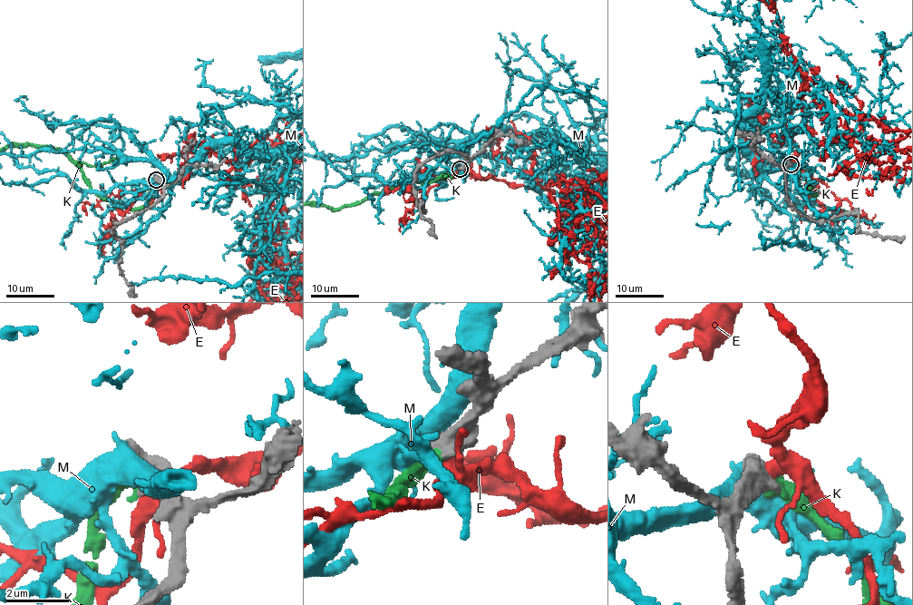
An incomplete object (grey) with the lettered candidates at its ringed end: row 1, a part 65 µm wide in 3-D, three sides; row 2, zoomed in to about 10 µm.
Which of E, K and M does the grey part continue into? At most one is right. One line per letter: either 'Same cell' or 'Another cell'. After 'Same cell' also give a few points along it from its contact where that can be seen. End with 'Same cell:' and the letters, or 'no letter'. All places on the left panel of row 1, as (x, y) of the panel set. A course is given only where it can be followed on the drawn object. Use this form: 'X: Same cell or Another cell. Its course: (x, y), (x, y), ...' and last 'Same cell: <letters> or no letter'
E: Another cell
K: Same cell
M: Another cell
Same cell: K

